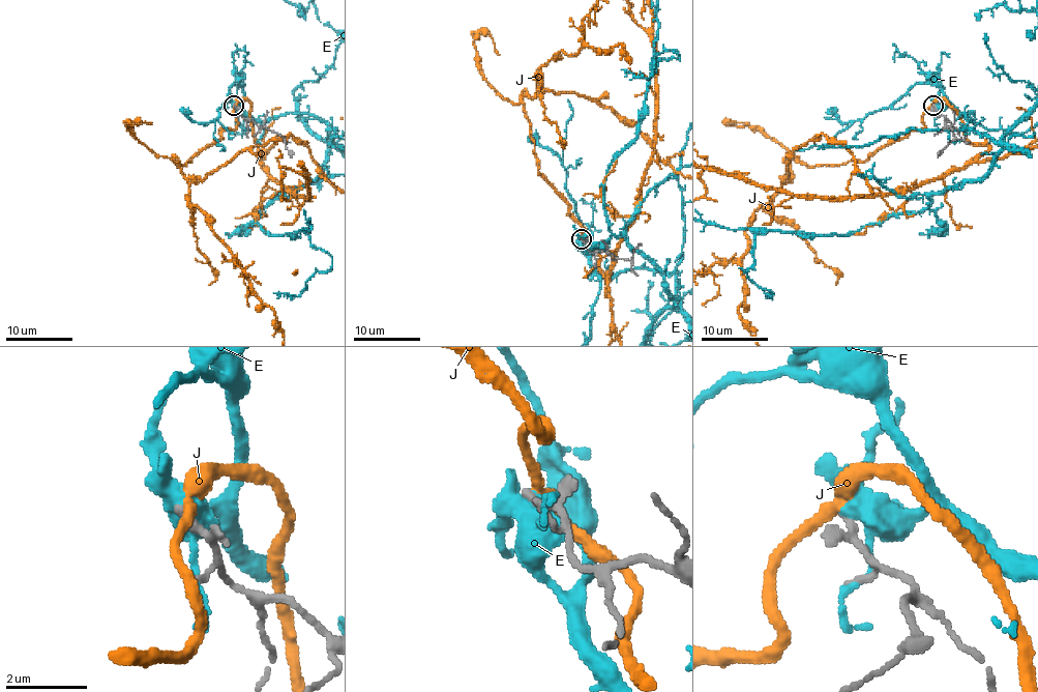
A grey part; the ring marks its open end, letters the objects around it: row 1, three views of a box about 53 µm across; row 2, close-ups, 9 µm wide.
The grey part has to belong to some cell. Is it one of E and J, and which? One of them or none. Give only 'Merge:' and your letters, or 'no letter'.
Merge: no letter

